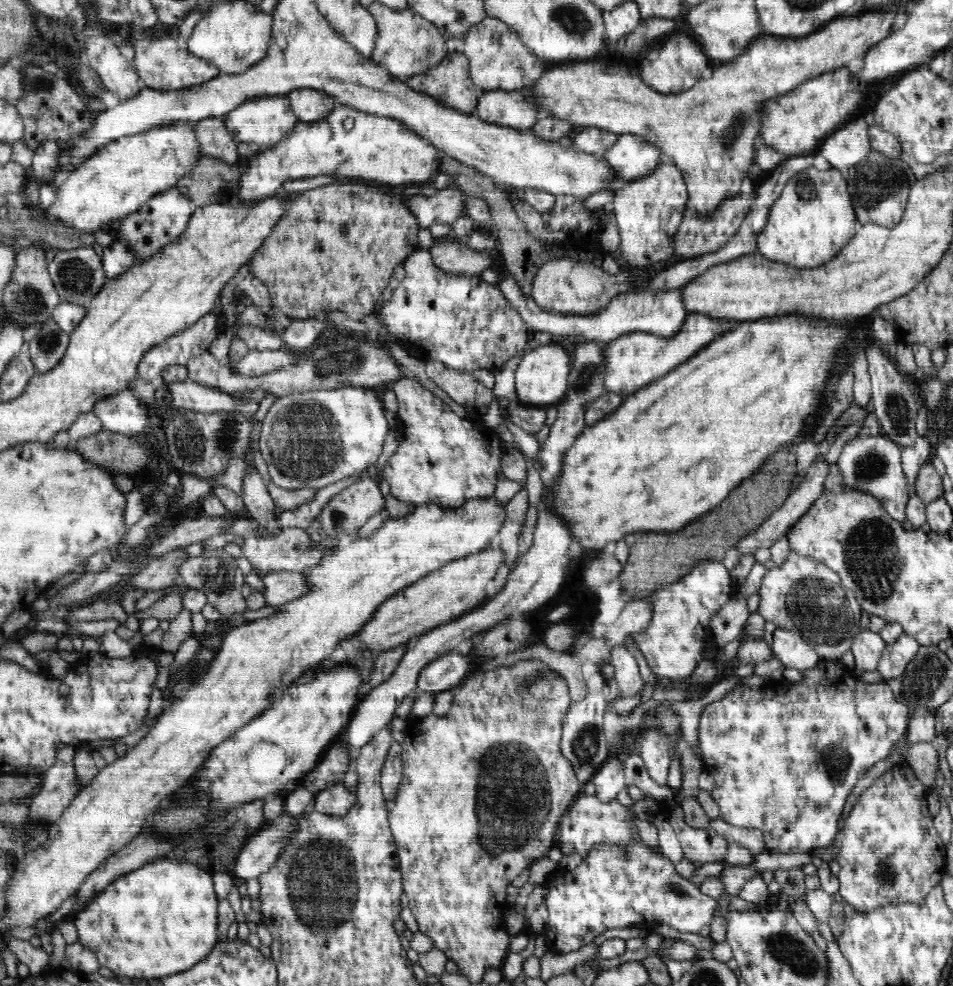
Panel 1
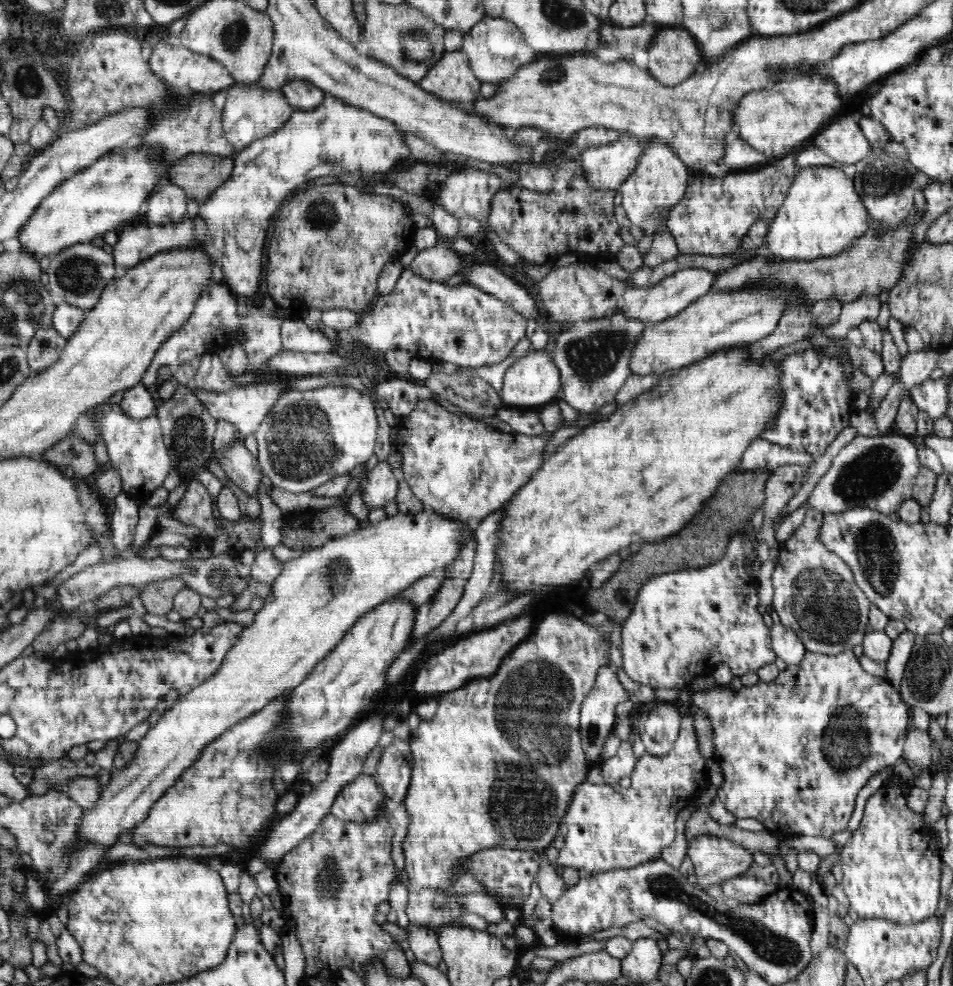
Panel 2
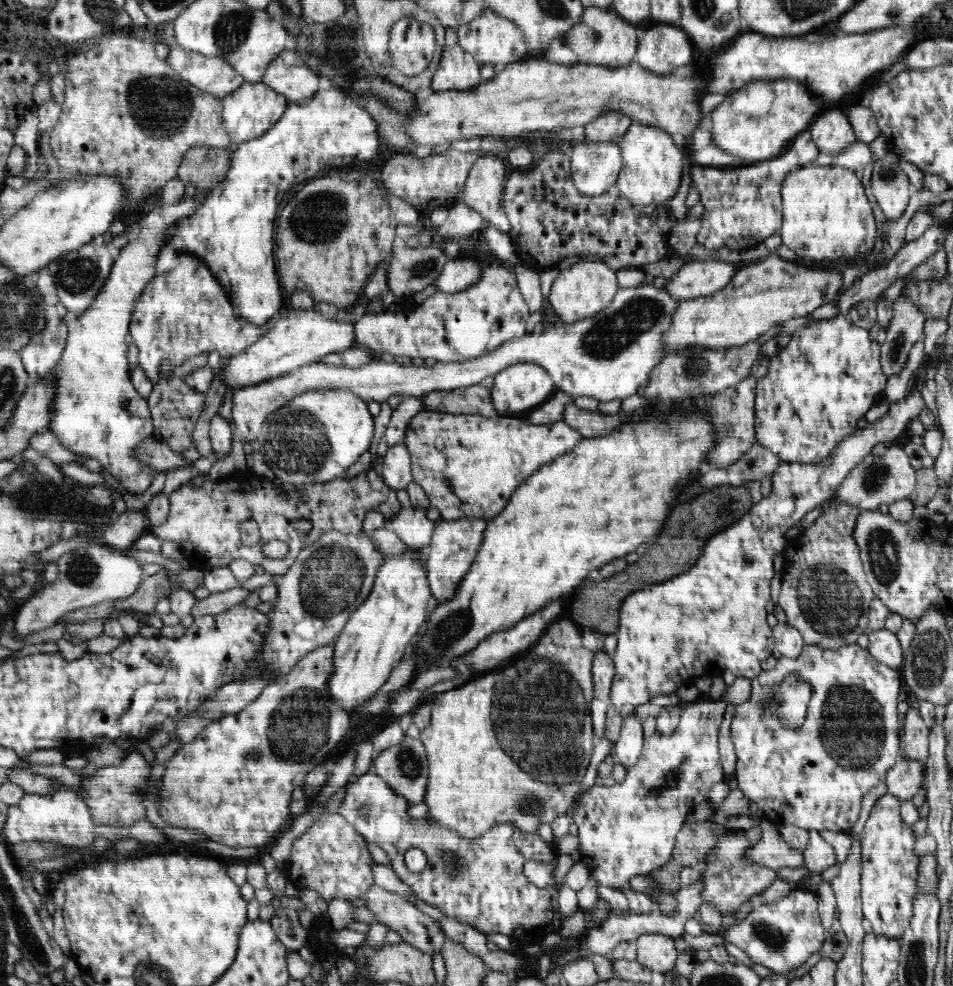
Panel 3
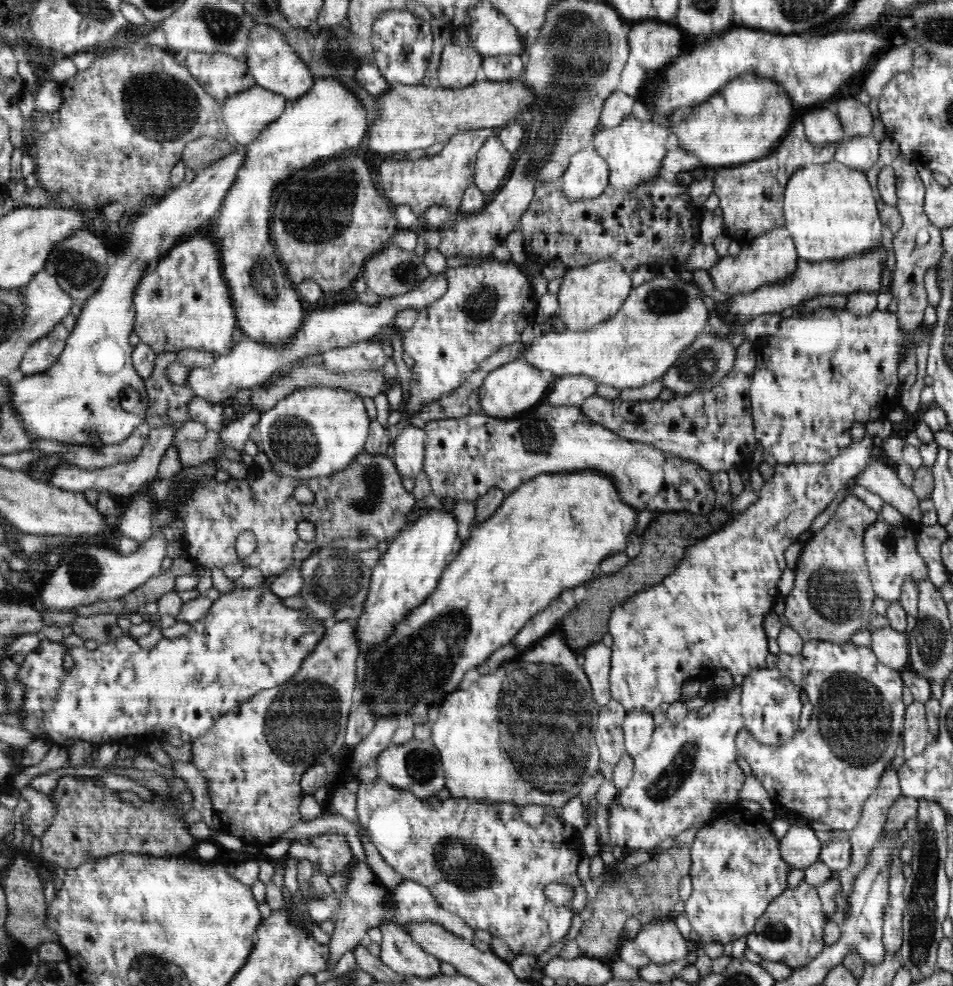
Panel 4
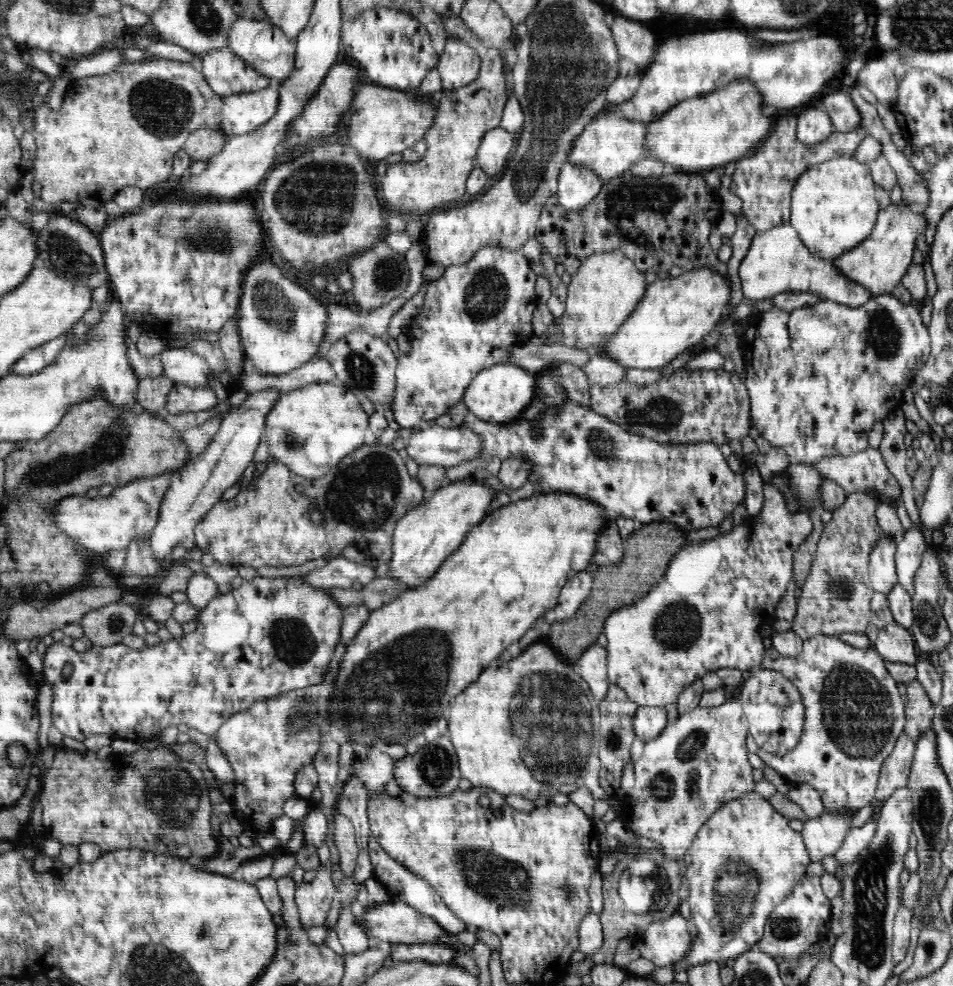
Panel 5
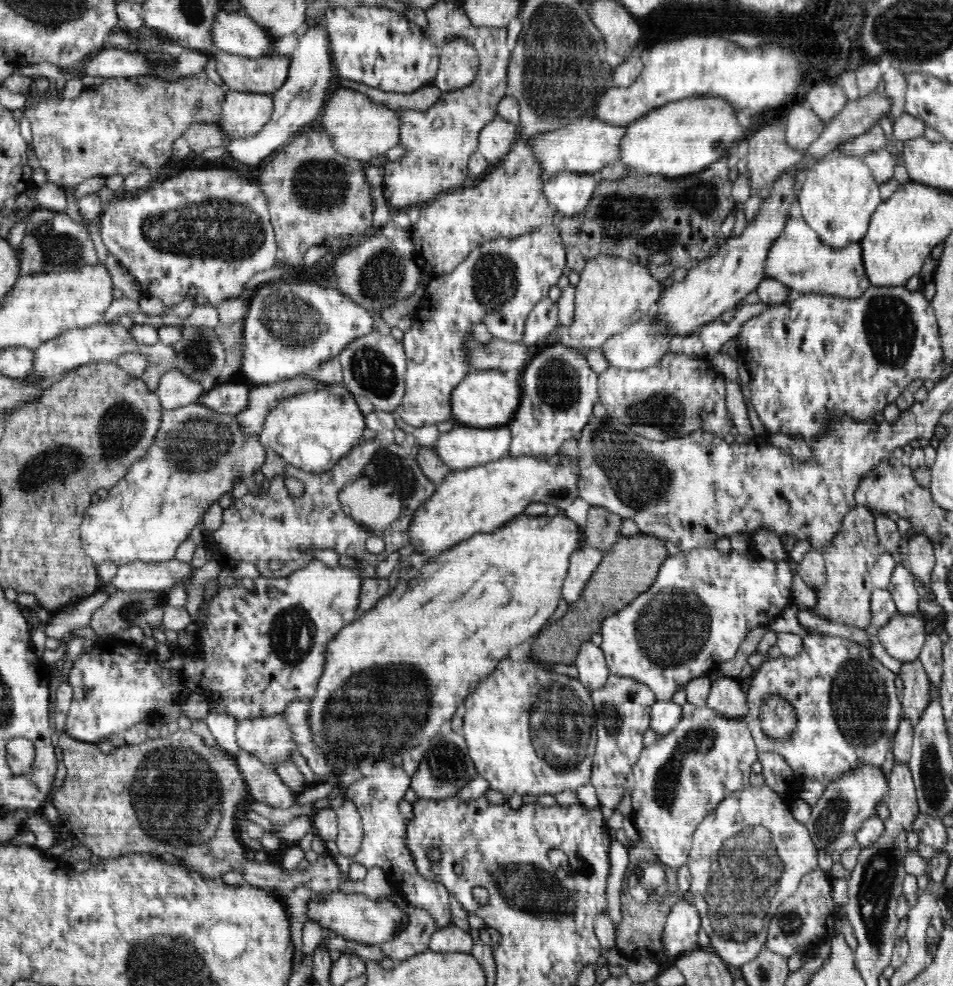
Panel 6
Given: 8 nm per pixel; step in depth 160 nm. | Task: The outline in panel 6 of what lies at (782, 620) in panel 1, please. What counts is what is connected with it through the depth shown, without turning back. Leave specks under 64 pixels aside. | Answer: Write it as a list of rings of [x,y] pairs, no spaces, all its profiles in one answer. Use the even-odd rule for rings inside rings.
[[[856,505],[844,515],[840,530],[833,536],[831,544],[823,548],[826,563],[825,583],[818,587],[816,606],[811,611],[828,622],[839,622],[846,626],[866,629],[871,624],[871,595],[874,586],[869,571],[882,552],[875,529],[875,514],[870,509]]]

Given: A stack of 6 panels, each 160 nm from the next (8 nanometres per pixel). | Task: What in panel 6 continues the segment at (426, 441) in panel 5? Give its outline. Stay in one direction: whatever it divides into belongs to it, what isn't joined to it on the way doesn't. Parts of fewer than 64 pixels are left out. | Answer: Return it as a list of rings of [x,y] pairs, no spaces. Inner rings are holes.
[[[501,425],[492,429],[459,426],[453,431],[439,432],[438,438],[431,448],[436,451],[440,461],[447,465],[451,471],[460,471],[468,467],[478,467],[498,461],[508,456],[510,441],[511,432],[508,425]]]

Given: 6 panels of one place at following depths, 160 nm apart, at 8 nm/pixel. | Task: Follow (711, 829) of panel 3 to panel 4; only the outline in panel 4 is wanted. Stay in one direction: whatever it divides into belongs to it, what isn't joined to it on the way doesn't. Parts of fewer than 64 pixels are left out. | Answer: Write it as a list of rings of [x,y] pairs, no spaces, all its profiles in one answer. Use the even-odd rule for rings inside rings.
[[[672,847],[662,851],[655,860],[641,863],[636,868],[626,869],[614,881],[608,881],[597,891],[595,907],[589,923],[584,923],[576,936],[580,956],[607,961],[617,957],[622,941],[624,923],[628,917],[635,916],[640,924],[662,920],[680,900],[679,881],[689,875],[691,870],[691,847]]]

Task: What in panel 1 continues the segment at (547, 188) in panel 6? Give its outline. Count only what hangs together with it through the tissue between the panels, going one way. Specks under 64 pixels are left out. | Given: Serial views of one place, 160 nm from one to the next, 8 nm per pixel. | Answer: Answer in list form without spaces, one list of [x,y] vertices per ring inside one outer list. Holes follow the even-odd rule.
[[[619,135],[602,156],[614,169],[616,178],[631,182],[654,172],[664,157],[660,149],[640,136]]]

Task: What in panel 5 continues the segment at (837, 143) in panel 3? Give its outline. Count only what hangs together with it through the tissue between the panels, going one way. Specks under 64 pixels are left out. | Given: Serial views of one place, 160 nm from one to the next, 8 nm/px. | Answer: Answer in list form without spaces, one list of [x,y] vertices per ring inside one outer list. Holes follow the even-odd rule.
[[[811,107],[796,116],[796,119],[796,137],[804,146],[824,142],[835,131],[830,115],[821,107]]]

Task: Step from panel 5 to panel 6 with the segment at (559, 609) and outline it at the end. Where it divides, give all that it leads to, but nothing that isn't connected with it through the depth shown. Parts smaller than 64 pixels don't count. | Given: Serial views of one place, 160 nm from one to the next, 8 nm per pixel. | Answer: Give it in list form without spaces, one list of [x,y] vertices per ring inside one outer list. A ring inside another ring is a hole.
[[[586,542],[580,544],[580,548],[576,548],[572,552],[570,562],[568,562],[568,572],[560,590],[560,596],[569,606],[580,599],[588,580],[600,564],[603,554],[604,551],[594,548]]]

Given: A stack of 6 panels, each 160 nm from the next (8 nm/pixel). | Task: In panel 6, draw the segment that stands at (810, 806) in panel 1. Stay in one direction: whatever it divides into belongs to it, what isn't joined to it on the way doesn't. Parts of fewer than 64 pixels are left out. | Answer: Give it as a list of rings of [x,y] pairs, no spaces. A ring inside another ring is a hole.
[[[814,633],[803,638],[802,652],[795,657],[782,655],[777,659],[766,659],[752,676],[752,682],[745,694],[746,712],[744,722],[750,729],[759,752],[775,752],[782,756],[795,774],[805,778],[813,777],[825,786],[840,778],[844,772],[856,766],[869,764],[882,766],[888,756],[888,748],[897,733],[900,720],[904,717],[901,702],[896,695],[896,675],[888,670],[865,647],[844,637]],[[772,693],[782,695],[796,709],[796,728],[784,742],[776,742],[762,732],[759,723],[759,708]]]

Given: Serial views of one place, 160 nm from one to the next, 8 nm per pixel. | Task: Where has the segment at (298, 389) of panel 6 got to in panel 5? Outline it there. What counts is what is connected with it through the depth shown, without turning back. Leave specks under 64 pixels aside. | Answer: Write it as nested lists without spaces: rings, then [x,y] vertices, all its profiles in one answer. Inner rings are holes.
[[[274,388],[248,394],[239,409],[224,415],[216,436],[208,443],[204,452],[187,464],[184,470],[173,472],[168,488],[160,501],[156,526],[149,536],[149,547],[155,558],[171,562],[172,550],[184,546],[187,553],[195,546],[195,528],[202,517],[220,500],[222,493],[243,476],[254,459],[256,447],[265,434],[265,418],[272,410],[280,394]]]

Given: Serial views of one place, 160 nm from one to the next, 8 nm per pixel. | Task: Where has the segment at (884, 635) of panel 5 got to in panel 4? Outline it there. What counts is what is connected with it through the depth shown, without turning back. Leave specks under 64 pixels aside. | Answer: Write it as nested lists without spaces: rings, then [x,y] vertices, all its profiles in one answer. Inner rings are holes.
[[[888,626],[871,632],[871,638],[871,649],[882,664],[897,671],[908,666],[909,642],[906,632]]]

